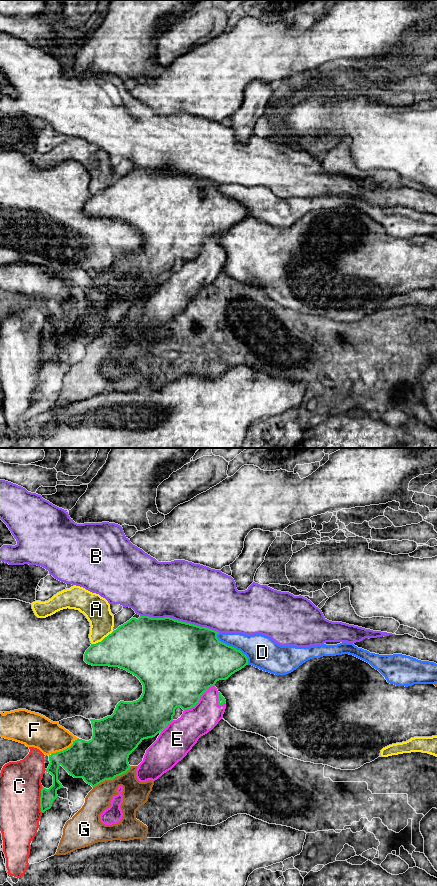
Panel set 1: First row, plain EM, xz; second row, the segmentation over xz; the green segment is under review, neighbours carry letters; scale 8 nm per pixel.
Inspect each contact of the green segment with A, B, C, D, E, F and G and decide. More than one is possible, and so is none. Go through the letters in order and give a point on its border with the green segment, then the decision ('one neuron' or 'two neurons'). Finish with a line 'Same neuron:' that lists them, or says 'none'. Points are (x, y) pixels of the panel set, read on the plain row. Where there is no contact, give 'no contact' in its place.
A: xz (103, 191) | two neurons
B: xz (180, 173) | two neurons
C: xz (40, 351) | two neurons
D: xz (233, 199) | two neurons
E: xz (199, 251) | one neuron
F: xz (65, 301) | two neurons
G: xz (112, 331) | two neurons
Same neuron: E

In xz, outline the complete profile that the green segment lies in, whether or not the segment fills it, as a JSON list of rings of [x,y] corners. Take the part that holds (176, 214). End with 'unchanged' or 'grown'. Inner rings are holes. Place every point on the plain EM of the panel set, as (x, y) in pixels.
[[[140,168],[138,171],[131,170],[101,194],[91,196],[84,206],[84,213],[87,216],[119,219],[126,222],[140,232],[143,237],[143,245],[136,253],[120,253],[111,268],[100,272],[90,271],[93,280],[91,292],[85,293],[78,290],[69,300],[49,307],[50,316],[46,324],[53,328],[53,337],[49,341],[42,338],[40,349],[42,365],[51,360],[53,353],[58,349],[57,342],[64,340],[58,333],[60,317],[69,327],[74,330],[83,330],[94,340],[105,332],[113,332],[126,325],[131,320],[128,315],[129,307],[144,291],[153,290],[159,285],[157,292],[146,302],[143,313],[136,322],[136,329],[140,334],[155,333],[181,313],[198,291],[218,276],[223,270],[226,252],[215,239],[216,234],[228,231],[232,226],[248,217],[247,208],[240,202],[221,194],[217,190],[218,186],[219,184],[215,182],[170,169]],[[177,259],[181,259],[184,263],[180,270],[174,272],[173,268]]] | grown

